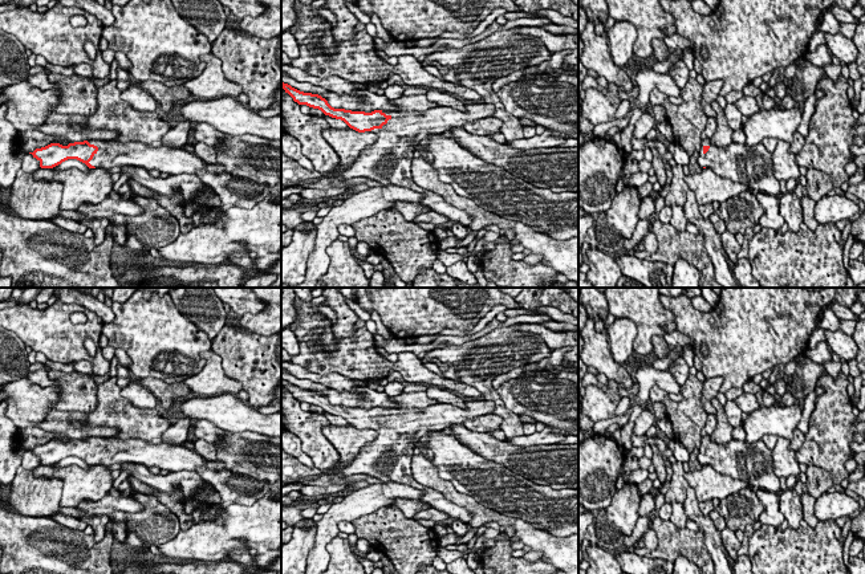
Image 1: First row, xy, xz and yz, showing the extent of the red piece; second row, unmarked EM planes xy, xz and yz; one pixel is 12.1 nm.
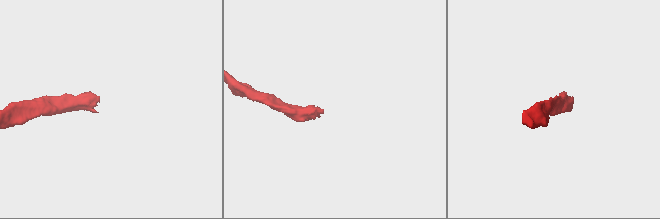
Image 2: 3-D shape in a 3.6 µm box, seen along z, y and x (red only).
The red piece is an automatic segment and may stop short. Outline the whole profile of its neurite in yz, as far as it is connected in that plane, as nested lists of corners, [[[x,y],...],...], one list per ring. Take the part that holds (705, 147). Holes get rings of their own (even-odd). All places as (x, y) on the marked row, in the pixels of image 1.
[[[703,139],[697,163],[712,168],[722,178],[746,184],[754,195],[781,195],[780,183],[773,176],[772,152],[763,143],[746,146],[734,142],[716,147],[710,139]]]

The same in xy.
[[[89,139],[68,146],[50,143],[29,154],[40,162],[41,168],[53,168],[68,159],[77,159],[89,168],[131,166],[168,175],[196,175],[207,167],[196,154],[183,148],[151,147],[141,142],[119,143],[111,139]]]

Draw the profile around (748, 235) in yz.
[[[747,228],[744,232],[744,240],[743,244],[740,245],[740,251],[738,253],[738,258],[748,258],[748,248],[750,248],[750,243],[754,239],[754,229],[752,228]]]

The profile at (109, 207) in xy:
[[[106,198],[98,204],[82,204],[77,212],[84,217],[109,217],[114,215],[138,216],[143,213],[143,208],[137,203],[126,199],[114,200]]]

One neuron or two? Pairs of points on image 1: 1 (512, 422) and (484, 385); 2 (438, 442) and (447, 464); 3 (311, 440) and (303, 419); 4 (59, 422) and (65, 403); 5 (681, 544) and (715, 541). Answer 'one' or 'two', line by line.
1: one
2: one
3: one
4: two
5: two

